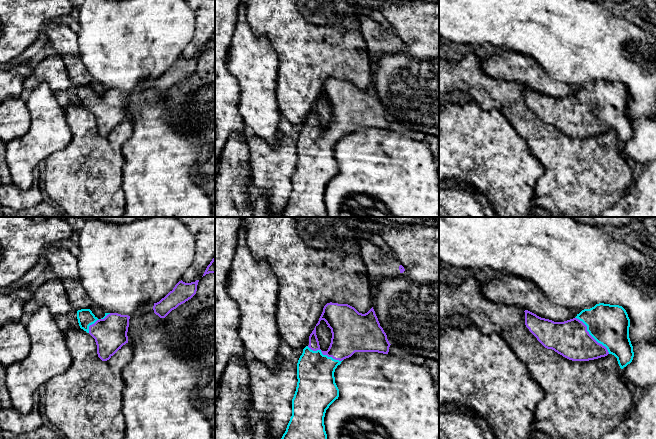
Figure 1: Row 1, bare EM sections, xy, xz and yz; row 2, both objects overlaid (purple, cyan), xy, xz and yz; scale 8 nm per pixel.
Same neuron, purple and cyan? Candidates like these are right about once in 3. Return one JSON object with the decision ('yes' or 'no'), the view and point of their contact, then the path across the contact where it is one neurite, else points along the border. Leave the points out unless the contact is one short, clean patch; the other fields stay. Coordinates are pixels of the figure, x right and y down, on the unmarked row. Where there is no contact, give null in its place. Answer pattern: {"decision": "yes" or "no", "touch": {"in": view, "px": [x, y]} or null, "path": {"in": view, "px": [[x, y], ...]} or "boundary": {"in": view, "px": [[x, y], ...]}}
{"decision": "yes", "touch": {"in": "yz", "px": [590, 111]}}

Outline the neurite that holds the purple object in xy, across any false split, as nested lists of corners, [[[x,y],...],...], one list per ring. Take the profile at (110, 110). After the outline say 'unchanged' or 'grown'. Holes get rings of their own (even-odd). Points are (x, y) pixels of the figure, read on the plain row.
[[[81,85],[77,87],[77,95],[81,105],[89,109],[96,118],[97,130],[102,137],[109,136],[123,121],[128,119],[128,91],[118,89],[105,89],[105,92],[98,95],[90,85]]]; grown

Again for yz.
[[[599,79],[564,98],[524,88],[525,101],[537,116],[569,136],[589,137],[612,130],[621,145],[633,136],[630,95],[622,82]]]; grown

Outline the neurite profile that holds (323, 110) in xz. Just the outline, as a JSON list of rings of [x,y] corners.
[[[324,96],[320,97],[320,100],[316,102],[316,111],[319,117],[320,125],[327,127],[332,114],[331,105],[328,103]]]

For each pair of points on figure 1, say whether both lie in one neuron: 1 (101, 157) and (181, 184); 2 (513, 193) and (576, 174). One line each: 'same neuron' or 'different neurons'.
1: different neurons
2: different neurons

